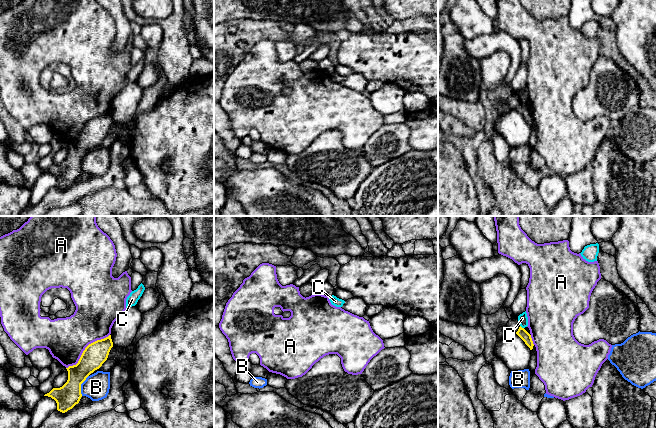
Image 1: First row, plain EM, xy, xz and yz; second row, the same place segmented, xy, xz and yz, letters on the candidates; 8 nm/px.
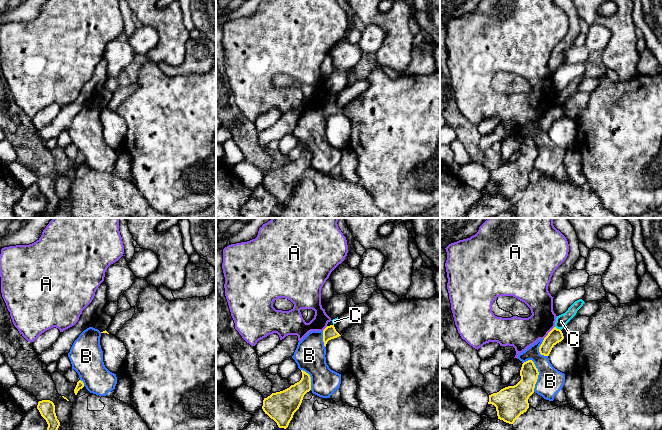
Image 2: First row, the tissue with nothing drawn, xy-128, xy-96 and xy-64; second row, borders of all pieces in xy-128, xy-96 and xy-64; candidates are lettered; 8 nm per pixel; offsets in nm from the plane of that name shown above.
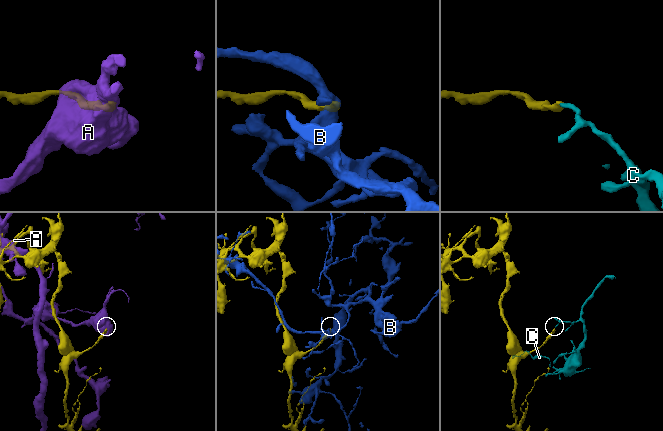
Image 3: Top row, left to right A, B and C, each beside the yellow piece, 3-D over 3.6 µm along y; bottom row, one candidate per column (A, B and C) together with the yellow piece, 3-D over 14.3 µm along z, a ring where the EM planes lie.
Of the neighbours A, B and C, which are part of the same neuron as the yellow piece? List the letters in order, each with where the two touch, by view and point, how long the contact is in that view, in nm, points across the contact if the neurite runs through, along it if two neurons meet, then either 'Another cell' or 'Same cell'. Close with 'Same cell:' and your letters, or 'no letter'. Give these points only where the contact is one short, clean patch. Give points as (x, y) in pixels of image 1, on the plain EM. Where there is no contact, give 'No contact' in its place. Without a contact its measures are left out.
A: Touches yellow at xy (85, 125). Shared border 440 nm. Another cell
B: Touches yellow at xy (80, 161). Shared border 180 nm. Another cell
C: Touches yellow at yz (521, 103). Shared border 40 nm. Boundary: yz (520, 101), (523, 104). Another cell
Same cell: no letter

